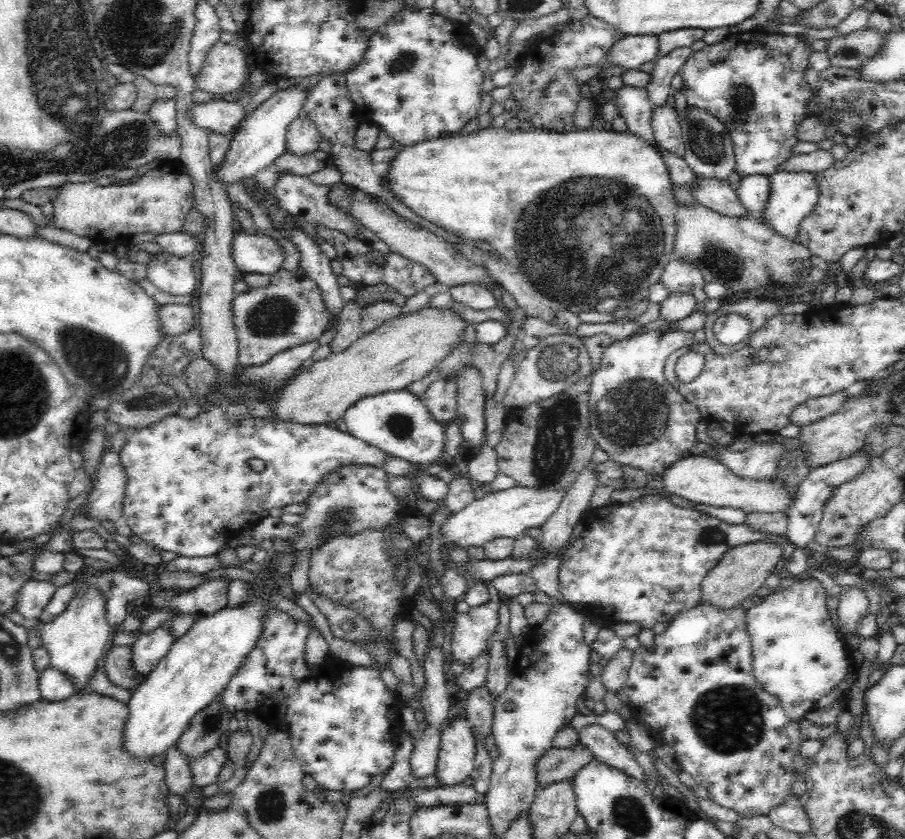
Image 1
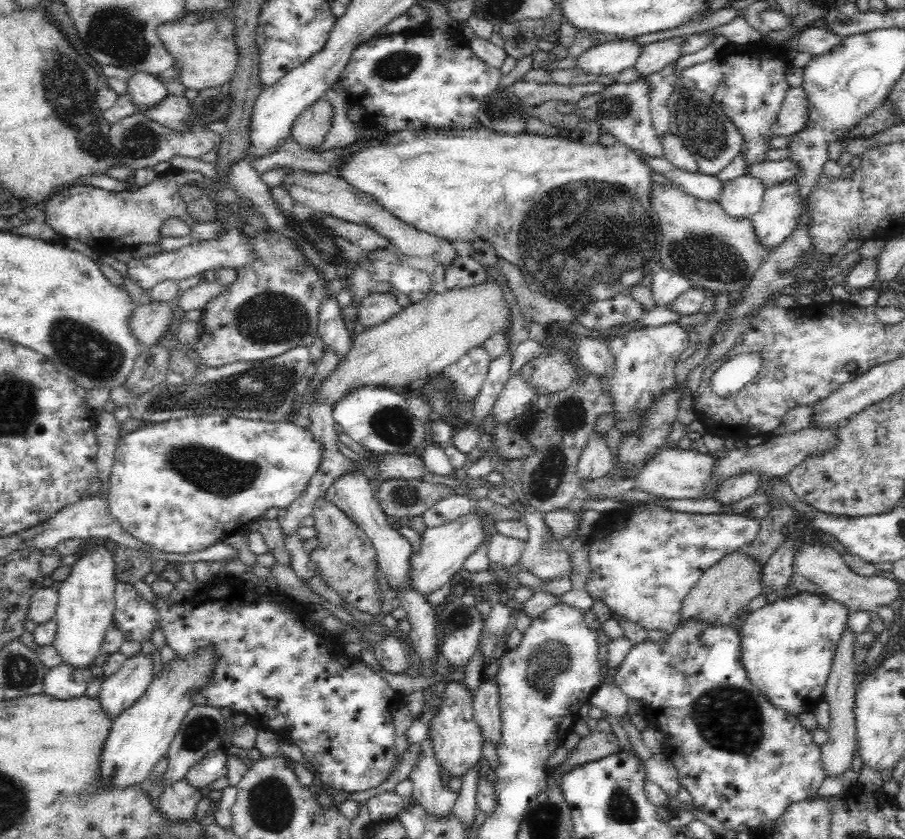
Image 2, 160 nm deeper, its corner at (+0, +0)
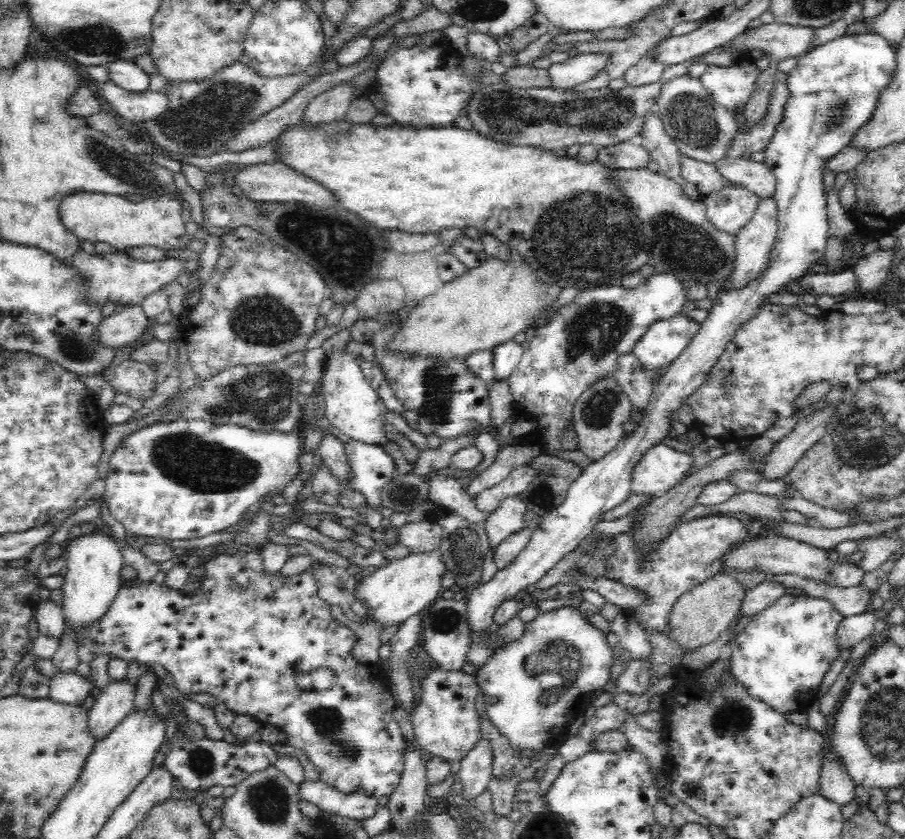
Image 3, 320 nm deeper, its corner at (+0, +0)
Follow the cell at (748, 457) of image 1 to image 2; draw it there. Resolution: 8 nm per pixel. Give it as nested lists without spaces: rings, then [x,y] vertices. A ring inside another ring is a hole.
[[[744,471],[723,480],[714,492],[714,498],[722,504],[734,504],[756,494],[760,487],[761,476]]]

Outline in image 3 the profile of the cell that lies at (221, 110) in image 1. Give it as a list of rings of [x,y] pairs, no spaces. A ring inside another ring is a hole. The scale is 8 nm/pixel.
[[[110,81],[97,83],[95,88],[97,96],[104,100],[116,115],[126,120],[136,120],[137,123],[155,120],[166,113],[168,107],[167,96],[161,92],[129,92]]]

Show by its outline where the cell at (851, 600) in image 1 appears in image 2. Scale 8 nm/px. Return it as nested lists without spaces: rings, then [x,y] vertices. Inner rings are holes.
[[[846,626],[843,630],[838,648],[833,658],[833,666],[824,688],[823,701],[829,706],[831,721],[827,728],[827,739],[821,744],[821,761],[823,762],[826,777],[842,776],[852,764],[854,751],[856,751],[856,729],[854,724],[854,696],[856,686],[859,684],[859,675],[852,662],[852,652],[856,644],[856,635]]]

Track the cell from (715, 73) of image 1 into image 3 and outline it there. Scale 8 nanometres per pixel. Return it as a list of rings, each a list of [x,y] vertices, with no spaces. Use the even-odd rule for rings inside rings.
[[[740,62],[730,68],[710,65],[699,78],[714,102],[732,113],[748,103],[757,79],[758,68],[750,62]]]

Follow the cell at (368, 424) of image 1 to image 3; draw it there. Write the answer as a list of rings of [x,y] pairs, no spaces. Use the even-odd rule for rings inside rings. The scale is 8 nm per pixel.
[[[333,351],[329,356],[328,364],[323,372],[320,391],[324,399],[323,409],[325,418],[343,434],[343,439],[368,442],[398,442],[400,433],[396,426],[388,424],[384,417],[386,405],[379,394],[372,388],[371,383],[360,373],[360,368],[355,363],[355,357],[344,351]]]

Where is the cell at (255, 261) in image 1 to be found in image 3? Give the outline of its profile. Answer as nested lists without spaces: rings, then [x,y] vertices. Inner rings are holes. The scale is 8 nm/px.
[[[82,249],[72,254],[67,262],[74,264],[86,278],[86,297],[93,303],[102,303],[104,306],[114,304],[137,305],[153,292],[160,291],[166,282],[175,281],[182,272],[185,260],[168,258],[160,262],[142,262],[130,258],[125,251],[93,254],[85,253]]]

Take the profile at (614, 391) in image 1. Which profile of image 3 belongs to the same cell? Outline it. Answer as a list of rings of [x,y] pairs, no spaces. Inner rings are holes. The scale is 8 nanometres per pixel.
[[[682,310],[672,318],[659,320],[649,326],[648,332],[633,347],[632,353],[644,368],[666,368],[690,345],[700,325]]]

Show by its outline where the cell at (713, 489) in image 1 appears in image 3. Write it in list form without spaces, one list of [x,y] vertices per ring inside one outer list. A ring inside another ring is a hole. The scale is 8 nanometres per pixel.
[[[660,443],[640,456],[632,470],[631,489],[634,494],[663,494],[680,483],[682,474],[692,464],[693,450],[675,443]]]

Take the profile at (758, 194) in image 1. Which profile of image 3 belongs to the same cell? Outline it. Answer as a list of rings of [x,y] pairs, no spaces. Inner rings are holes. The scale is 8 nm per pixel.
[[[726,182],[726,186],[703,199],[704,214],[716,229],[737,235],[752,218],[759,198],[752,192]]]

